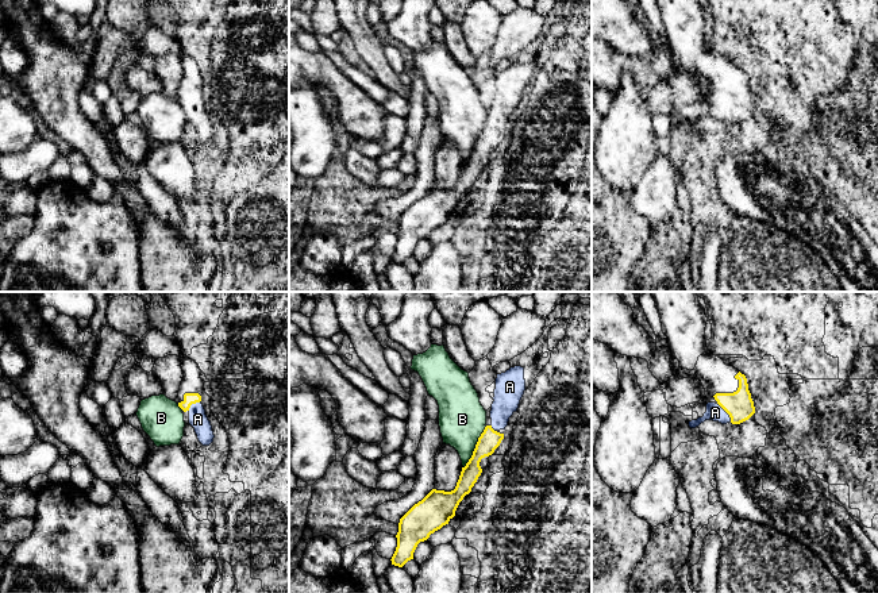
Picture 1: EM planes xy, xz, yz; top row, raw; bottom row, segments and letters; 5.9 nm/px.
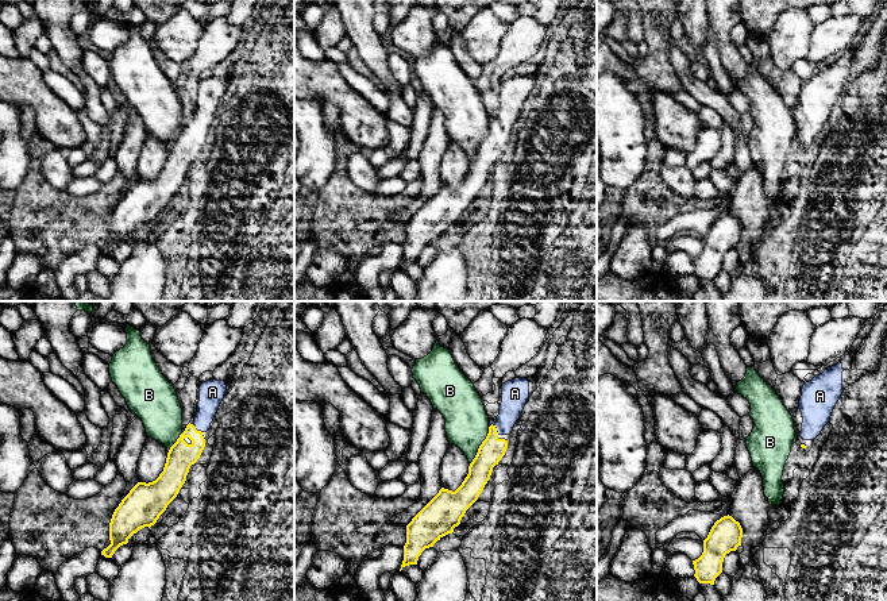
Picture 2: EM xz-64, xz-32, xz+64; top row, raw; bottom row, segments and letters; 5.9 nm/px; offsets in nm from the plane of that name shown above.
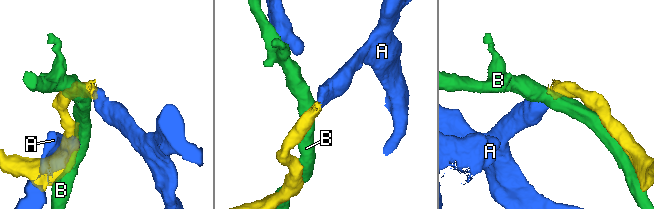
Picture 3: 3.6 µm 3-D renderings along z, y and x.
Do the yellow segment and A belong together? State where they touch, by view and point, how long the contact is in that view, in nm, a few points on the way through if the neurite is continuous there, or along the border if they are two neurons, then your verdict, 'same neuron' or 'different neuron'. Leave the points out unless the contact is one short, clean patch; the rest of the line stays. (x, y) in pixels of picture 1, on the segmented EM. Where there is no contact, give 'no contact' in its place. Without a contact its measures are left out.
yz (726, 411) | 140 nm | across yz (739, 405), (726, 411), (715, 412) | same neuron

